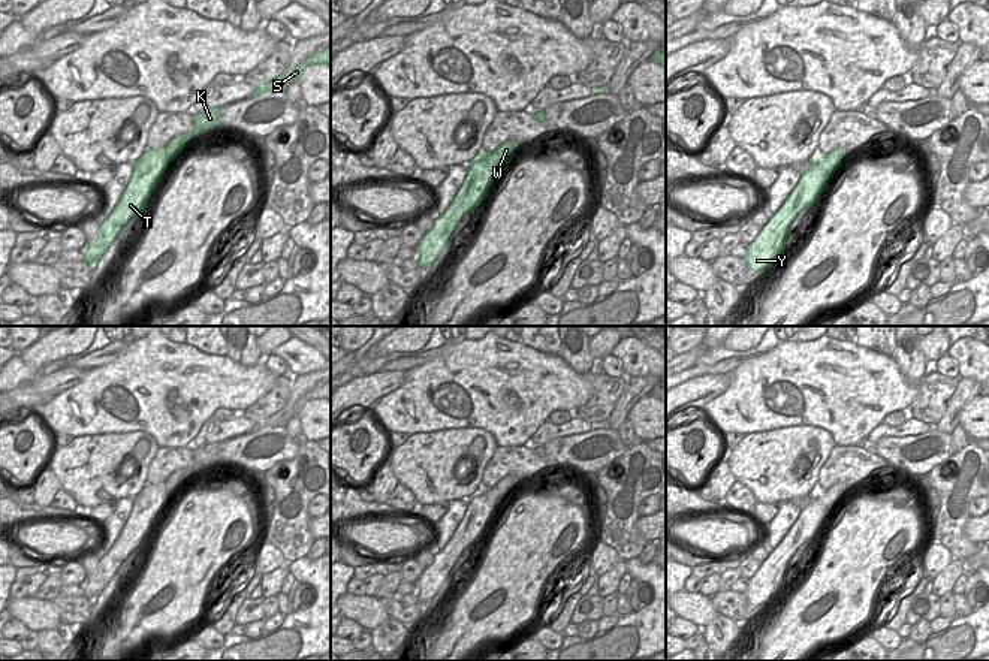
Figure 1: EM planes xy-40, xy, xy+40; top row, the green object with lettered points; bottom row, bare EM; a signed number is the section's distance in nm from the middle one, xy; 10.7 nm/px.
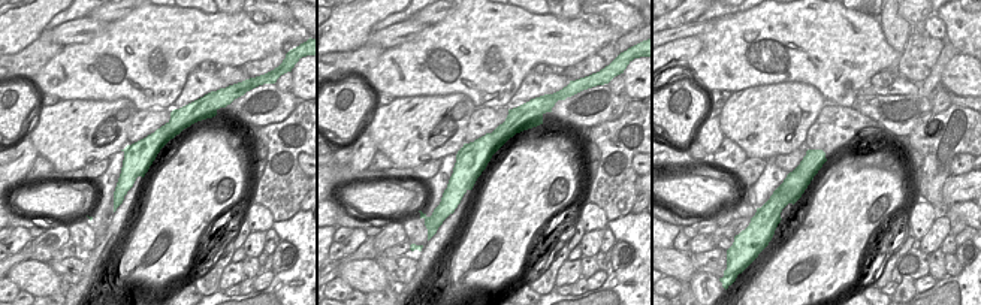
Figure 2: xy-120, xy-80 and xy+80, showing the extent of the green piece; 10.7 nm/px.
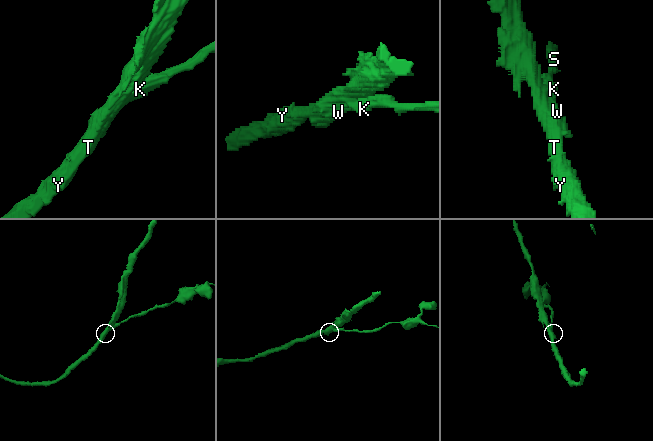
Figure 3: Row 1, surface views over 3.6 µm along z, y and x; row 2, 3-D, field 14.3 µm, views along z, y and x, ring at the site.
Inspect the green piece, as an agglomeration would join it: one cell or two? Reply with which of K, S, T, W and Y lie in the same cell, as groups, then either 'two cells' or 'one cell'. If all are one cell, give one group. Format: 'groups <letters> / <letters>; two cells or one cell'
groups K S W / T Y; two cells

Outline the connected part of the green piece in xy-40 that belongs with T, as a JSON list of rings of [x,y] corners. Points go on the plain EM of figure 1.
[[[166,482],[145,485],[133,498],[132,513],[112,547],[105,555],[99,552],[97,576],[94,579],[87,579],[82,597],[88,598],[93,606],[126,558],[132,552],[138,553],[141,550],[153,525],[168,502]]]

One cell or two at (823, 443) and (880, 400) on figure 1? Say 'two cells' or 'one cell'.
two cells

